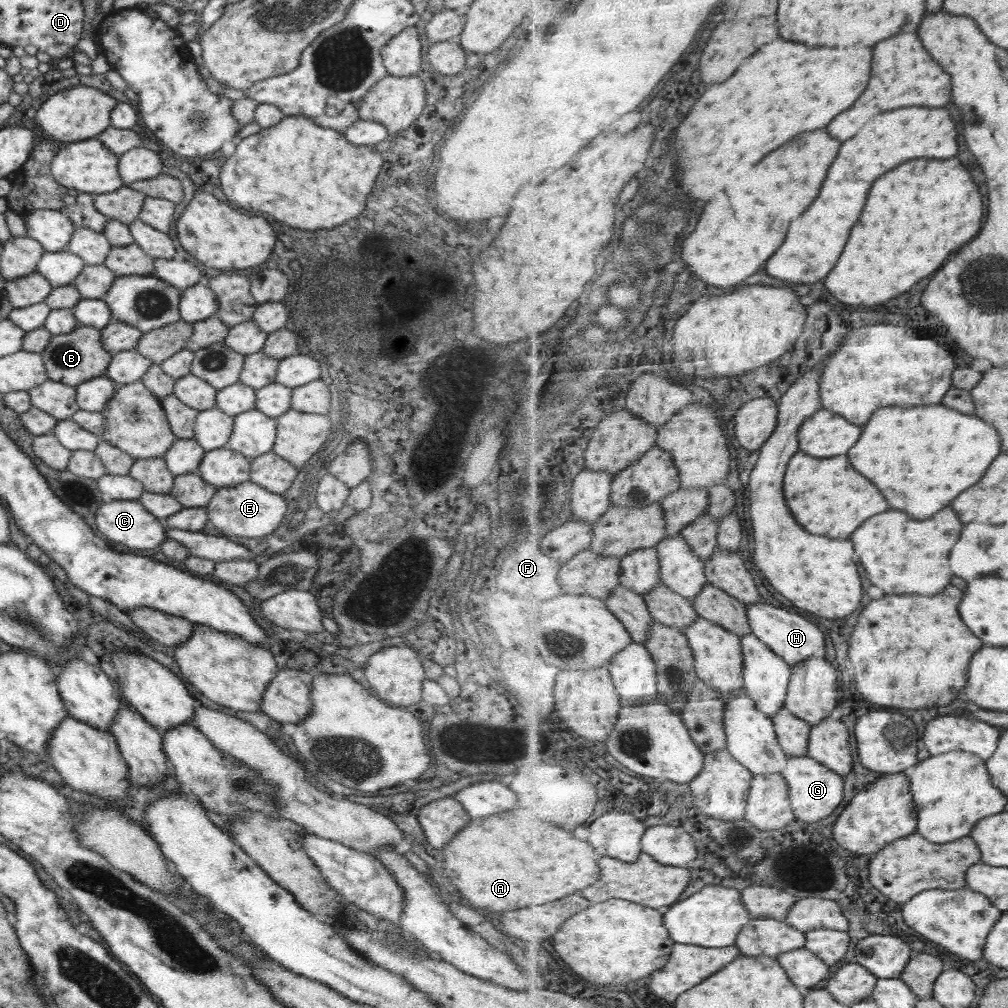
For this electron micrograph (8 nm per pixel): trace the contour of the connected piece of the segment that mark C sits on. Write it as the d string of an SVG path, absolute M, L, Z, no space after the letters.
M105 499L94 520L104 536L133 550L156 548L166 540L159 519L139 501Z

